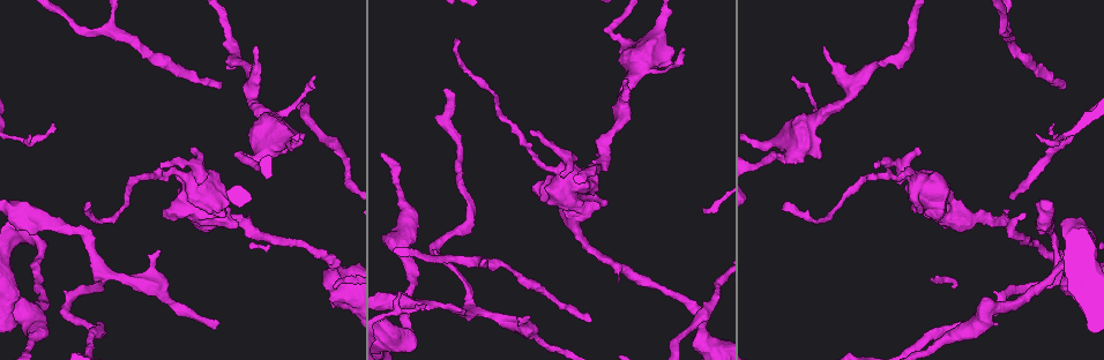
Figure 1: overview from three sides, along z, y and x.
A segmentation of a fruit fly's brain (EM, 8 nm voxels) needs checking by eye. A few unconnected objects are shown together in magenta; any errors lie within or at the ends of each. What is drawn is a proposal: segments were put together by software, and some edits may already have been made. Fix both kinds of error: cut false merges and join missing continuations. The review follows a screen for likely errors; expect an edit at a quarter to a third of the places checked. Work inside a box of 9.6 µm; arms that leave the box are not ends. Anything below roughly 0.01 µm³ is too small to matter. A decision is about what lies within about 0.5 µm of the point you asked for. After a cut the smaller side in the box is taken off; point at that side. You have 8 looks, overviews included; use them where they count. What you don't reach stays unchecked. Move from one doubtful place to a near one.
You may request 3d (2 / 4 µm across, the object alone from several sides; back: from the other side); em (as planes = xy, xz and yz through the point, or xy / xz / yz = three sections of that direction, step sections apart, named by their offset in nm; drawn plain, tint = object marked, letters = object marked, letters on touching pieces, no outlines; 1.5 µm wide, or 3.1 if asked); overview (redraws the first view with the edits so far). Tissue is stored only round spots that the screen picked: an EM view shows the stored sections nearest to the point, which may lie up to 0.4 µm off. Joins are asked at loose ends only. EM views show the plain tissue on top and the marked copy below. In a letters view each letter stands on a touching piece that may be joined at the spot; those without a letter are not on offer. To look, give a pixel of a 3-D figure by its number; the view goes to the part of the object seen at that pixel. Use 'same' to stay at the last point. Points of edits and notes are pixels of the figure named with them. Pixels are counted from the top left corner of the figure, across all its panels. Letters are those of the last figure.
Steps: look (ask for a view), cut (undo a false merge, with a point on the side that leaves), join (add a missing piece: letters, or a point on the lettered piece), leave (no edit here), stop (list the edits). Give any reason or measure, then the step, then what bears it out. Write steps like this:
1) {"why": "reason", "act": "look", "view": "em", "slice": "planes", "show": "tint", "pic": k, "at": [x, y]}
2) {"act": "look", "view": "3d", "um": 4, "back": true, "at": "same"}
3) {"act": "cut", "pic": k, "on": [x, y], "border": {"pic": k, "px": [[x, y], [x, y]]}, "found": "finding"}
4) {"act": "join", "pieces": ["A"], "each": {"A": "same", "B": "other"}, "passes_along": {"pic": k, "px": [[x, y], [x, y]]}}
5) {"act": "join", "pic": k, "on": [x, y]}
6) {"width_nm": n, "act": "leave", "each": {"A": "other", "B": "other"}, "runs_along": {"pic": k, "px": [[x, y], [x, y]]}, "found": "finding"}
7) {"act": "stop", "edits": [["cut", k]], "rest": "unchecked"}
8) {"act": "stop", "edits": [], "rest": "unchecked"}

{"why": "end of a long branch", "act": "look", "view": "em", "slice": "xz", "step": 4, "show": "letters", "pic": 1, "at": [222, 81]}

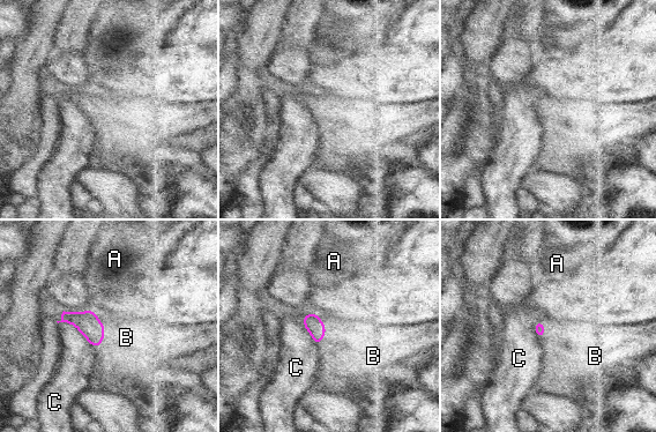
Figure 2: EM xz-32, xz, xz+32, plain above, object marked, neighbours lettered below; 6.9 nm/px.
{"act": "look", "view": "em", "slice": "yz", "step": 8, "show": "letters", "at": "same"}

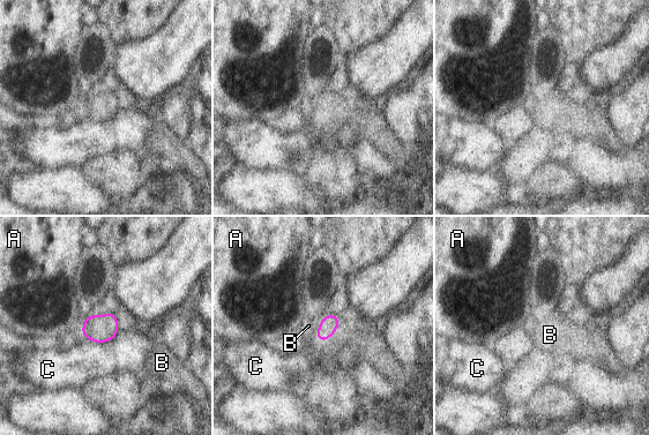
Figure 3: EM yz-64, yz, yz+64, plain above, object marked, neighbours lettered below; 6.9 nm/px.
{"width_nm": 120, "act": "join", "pieces": ["B"], "each": {"A": "other", "B": "same", "C": "other"}, "passes_along": {"pic": 3, "px": [[329, 323], [335, 331], [308, 325]]}, "found": "it goes on there"}

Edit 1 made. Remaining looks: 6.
{"act": "look", "view": "overview"}

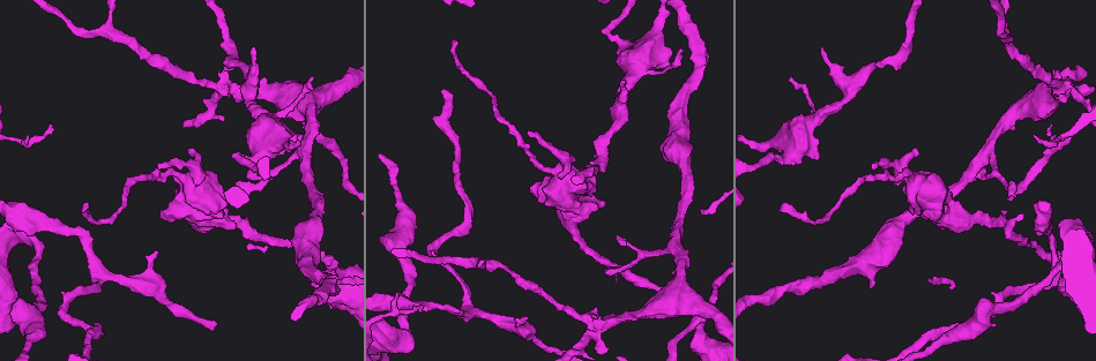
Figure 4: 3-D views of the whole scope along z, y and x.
{"why": "free end", "act": "look", "view": "em", "slice": "xz", "step": 8, "show": "tint", "pic": 4, "at": [605, 272]}

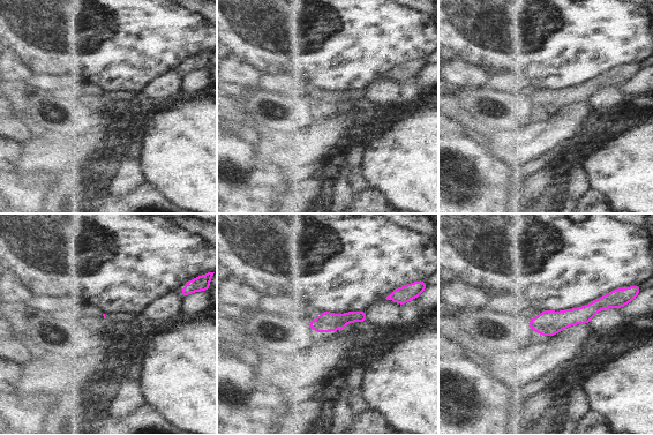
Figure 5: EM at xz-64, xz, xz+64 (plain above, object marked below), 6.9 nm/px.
{"act": "look", "view": "em", "slice": "xz", "step": 8, "show": "letters", "at": "same"}

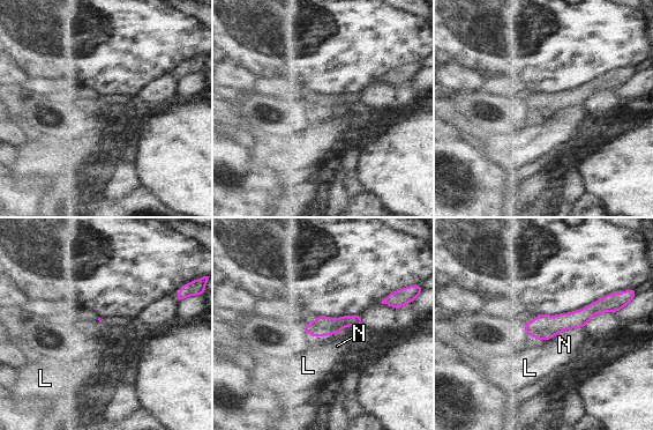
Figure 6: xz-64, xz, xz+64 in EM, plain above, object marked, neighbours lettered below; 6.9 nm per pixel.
{"act": "leave", "each": {"L": "other", "N": "other"}, "border": {"pic": 6, "px": [[524, 331], [543, 341]]}, "found": "none of them fits"}

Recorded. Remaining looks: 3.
{"why": "thin end", "act": "look", "view": "3d", "um": 4, "back": true, "pic": 4, "at": [1050, 125]}

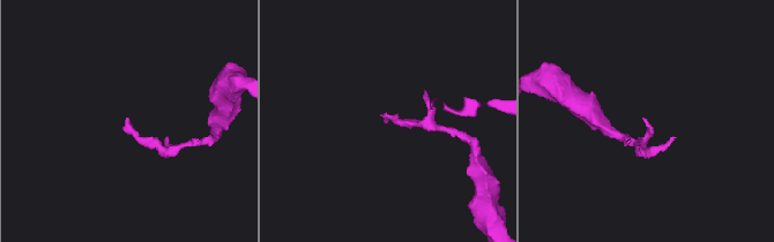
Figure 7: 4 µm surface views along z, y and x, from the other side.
{"why": "need the tissue", "act": "look", "view": "em", "slice": "xy", "step": 4, "show": "tint", "pic": 7, "at": [643, 118]}

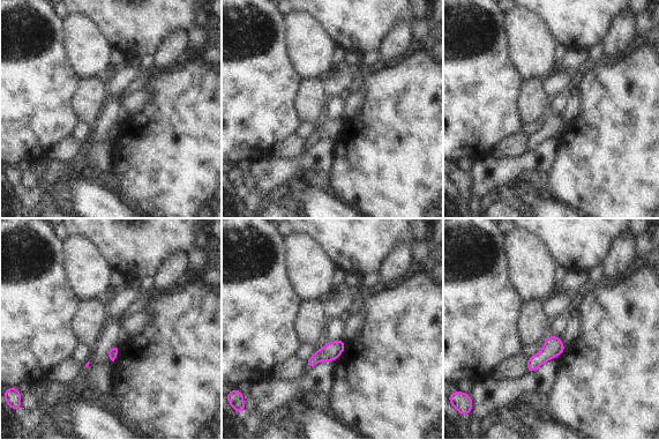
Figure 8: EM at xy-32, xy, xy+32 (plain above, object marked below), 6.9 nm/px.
{"act": "look", "view": "em", "slice": "planes", "show": "letters", "at": "same"}

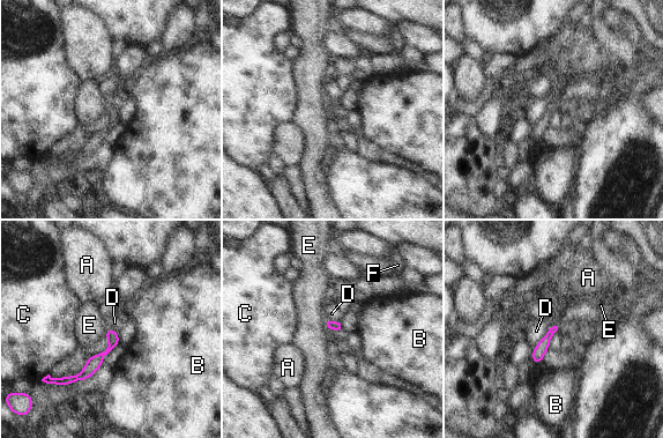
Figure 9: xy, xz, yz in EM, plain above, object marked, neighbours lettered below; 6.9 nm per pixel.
{"act": "leave", "each": {"A": "other", "B": "other", "C": "other", "D": "other", "E": "other", "F": "other"}, "found": "none of them fits"}

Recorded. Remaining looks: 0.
{"act": "stop", "edits": [["join", 3]], "rest": "unchecked"}

